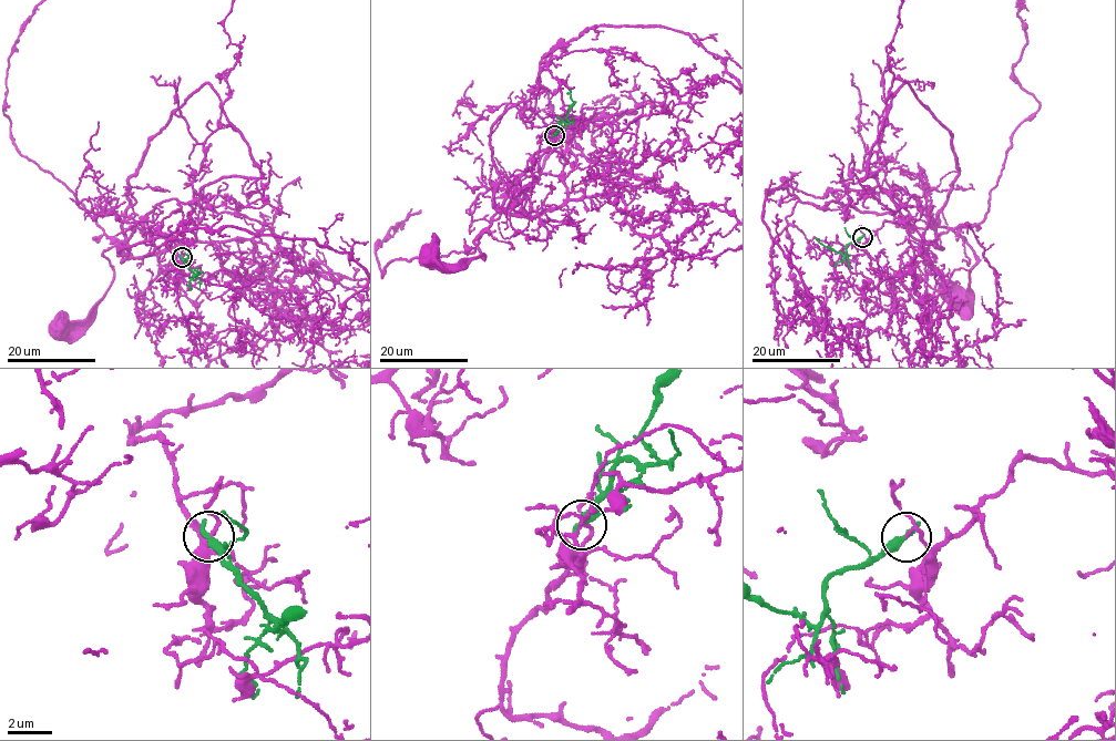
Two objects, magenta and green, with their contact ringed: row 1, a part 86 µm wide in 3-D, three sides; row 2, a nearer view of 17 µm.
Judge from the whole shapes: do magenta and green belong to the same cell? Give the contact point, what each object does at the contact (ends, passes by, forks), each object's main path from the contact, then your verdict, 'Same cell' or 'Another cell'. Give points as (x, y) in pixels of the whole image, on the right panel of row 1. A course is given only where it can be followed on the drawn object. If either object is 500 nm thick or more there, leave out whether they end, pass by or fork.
Place: (862, 237). At the ring magenta passes by. At the ring green ends. Course of magenta: (861, 236), (883, 222), (910, 224), (942, 247), (950, 229), (964, 238), (975, 263), (968, 301), (959, 301). Course of green: (861, 236), (849, 243), (843, 255), (815, 237). Another cell

